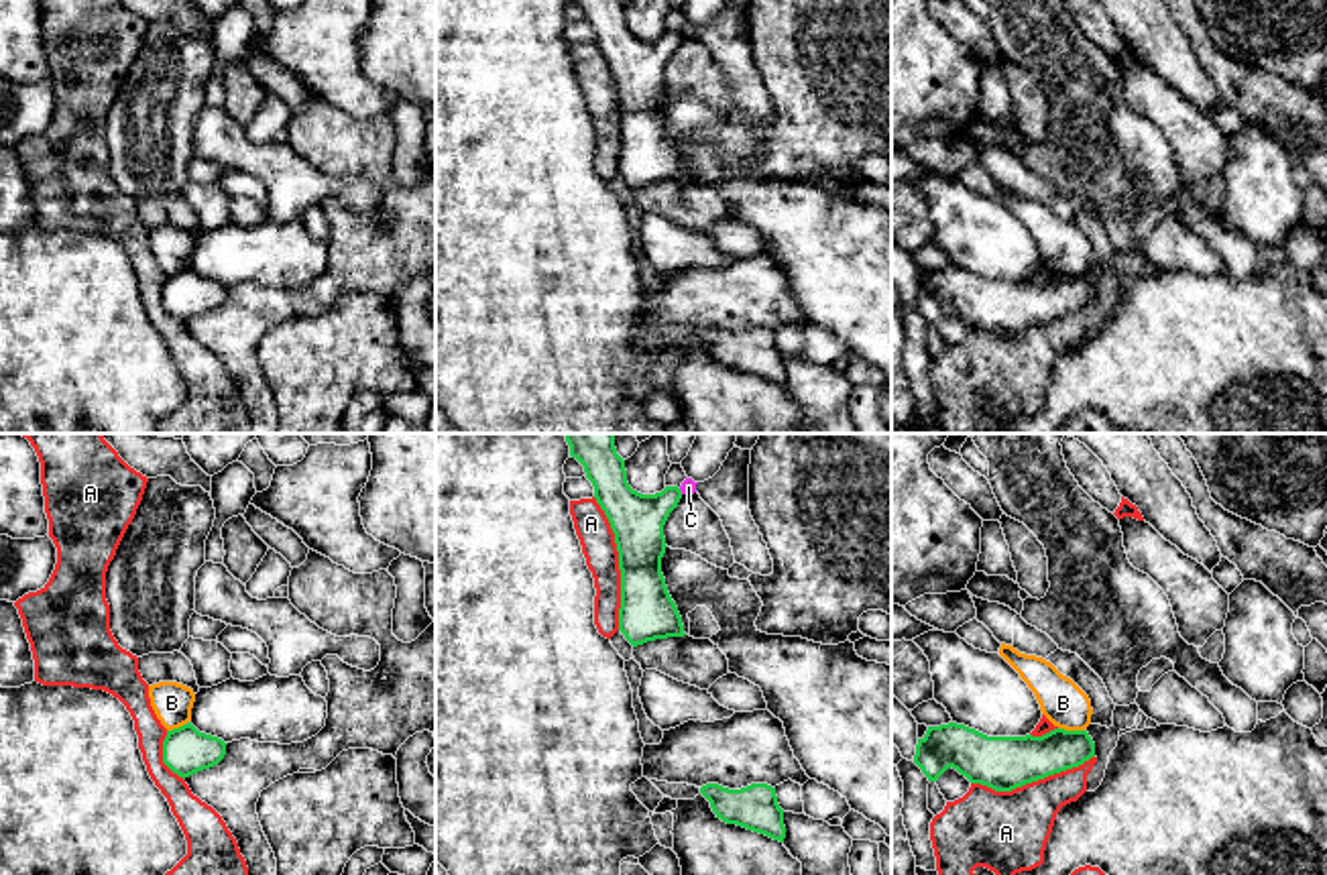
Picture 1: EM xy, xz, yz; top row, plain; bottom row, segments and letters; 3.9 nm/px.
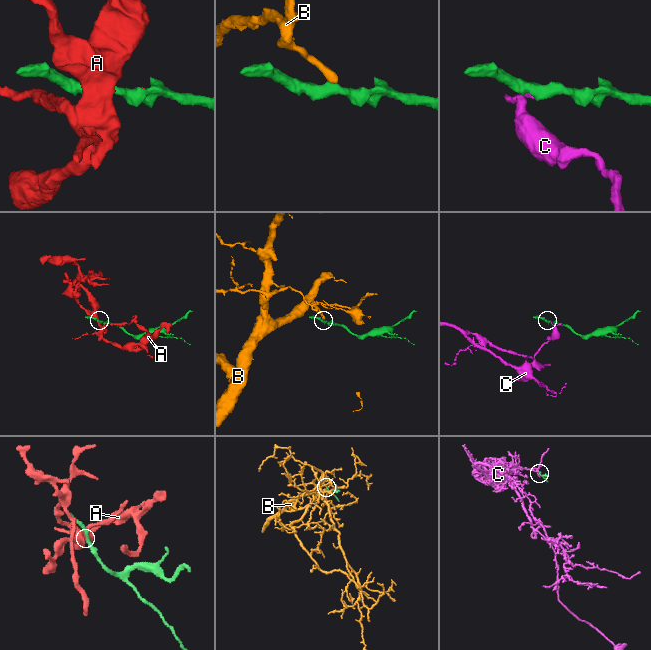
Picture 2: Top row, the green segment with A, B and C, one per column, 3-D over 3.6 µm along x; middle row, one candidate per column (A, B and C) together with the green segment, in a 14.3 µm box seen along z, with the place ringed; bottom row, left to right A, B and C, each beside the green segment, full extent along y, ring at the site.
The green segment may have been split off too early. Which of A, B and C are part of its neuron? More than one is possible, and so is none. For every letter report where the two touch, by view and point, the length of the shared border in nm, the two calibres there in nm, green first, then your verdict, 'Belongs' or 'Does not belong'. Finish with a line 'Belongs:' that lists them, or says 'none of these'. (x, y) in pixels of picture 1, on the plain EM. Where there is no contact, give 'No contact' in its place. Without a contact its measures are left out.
A: Touches green at xz (619, 108). Shared border 550 nm. Thickness 220 nm (green) against 140 nm. Does not belong
B: Touches green at yz (1071, 275). Shared border 110 nm. Thickness 190 nm (green) against 180 nm. Does not belong
C: Touches green at xz (680, 35). Shared border 30 nm. Thickness 220 nm (green) against 60 nm. Does not belong
Belongs: none of these

